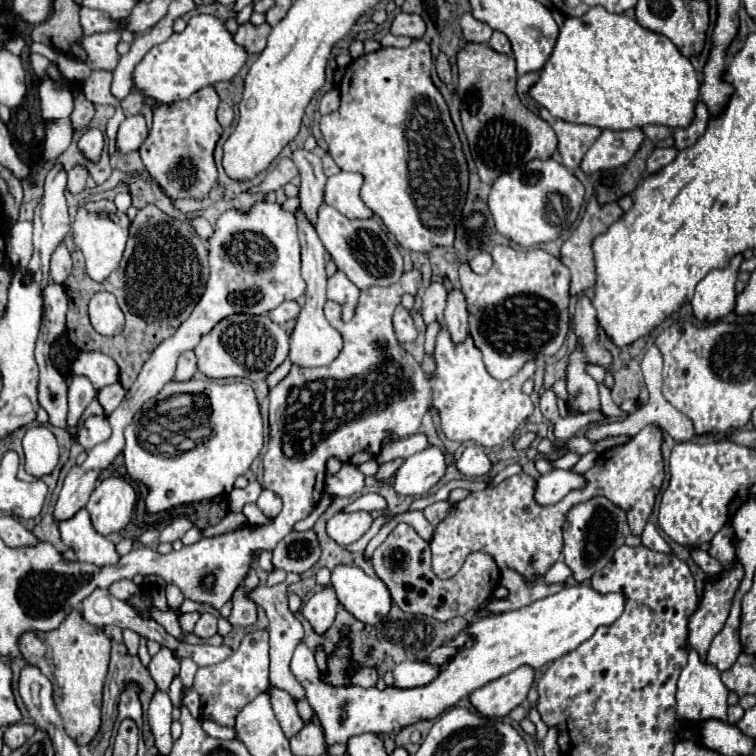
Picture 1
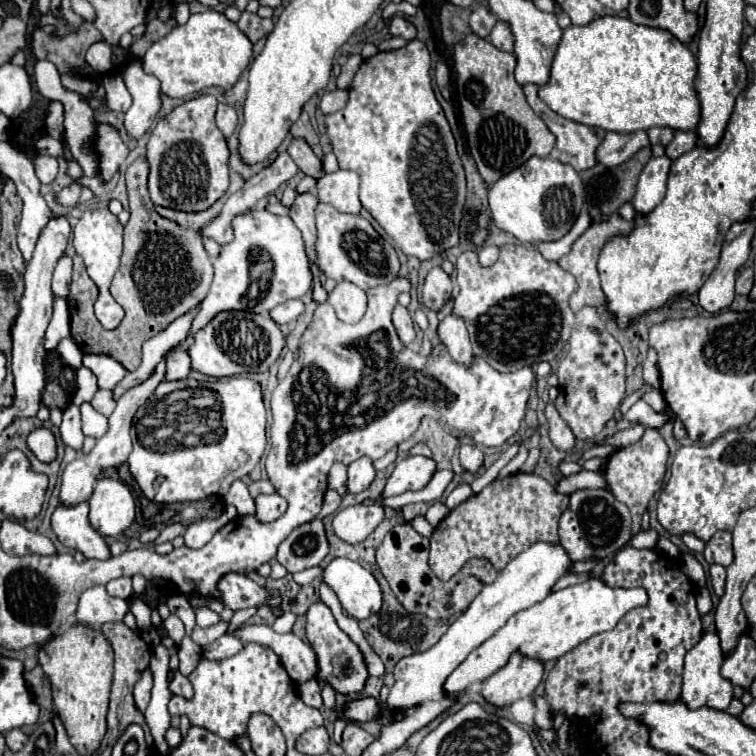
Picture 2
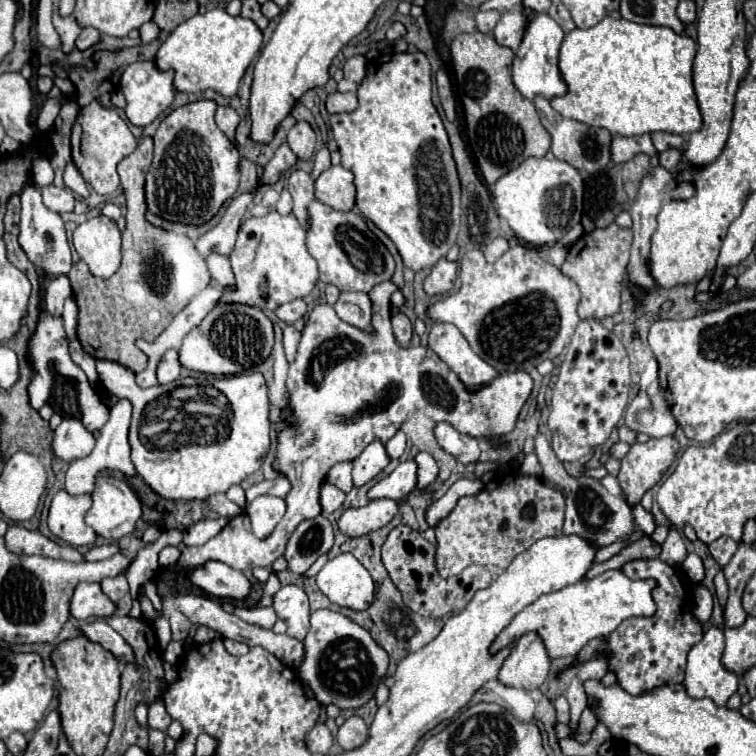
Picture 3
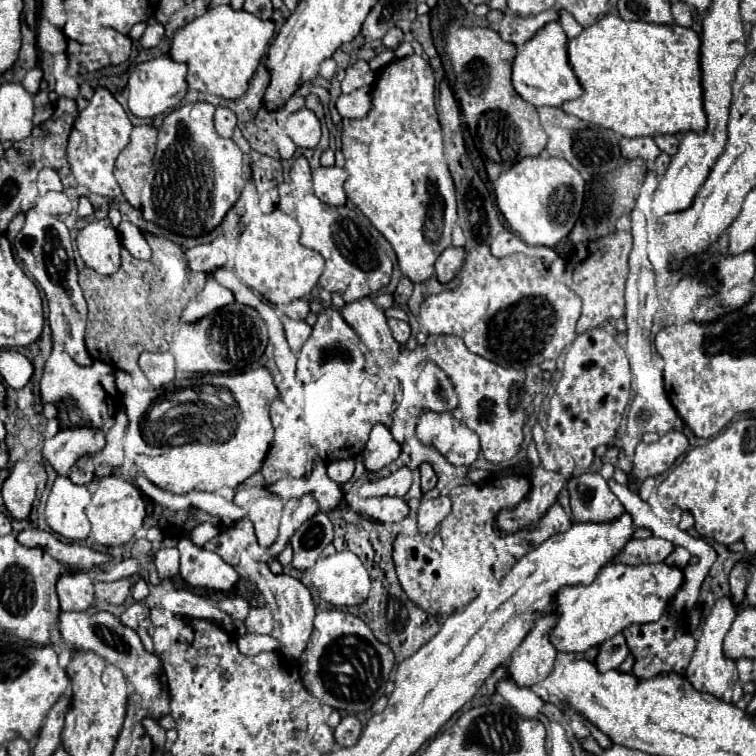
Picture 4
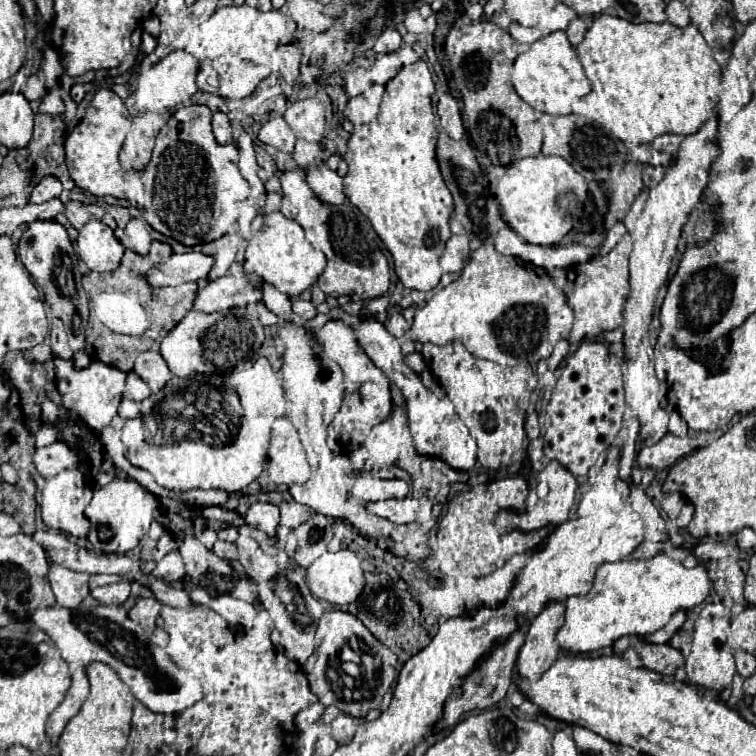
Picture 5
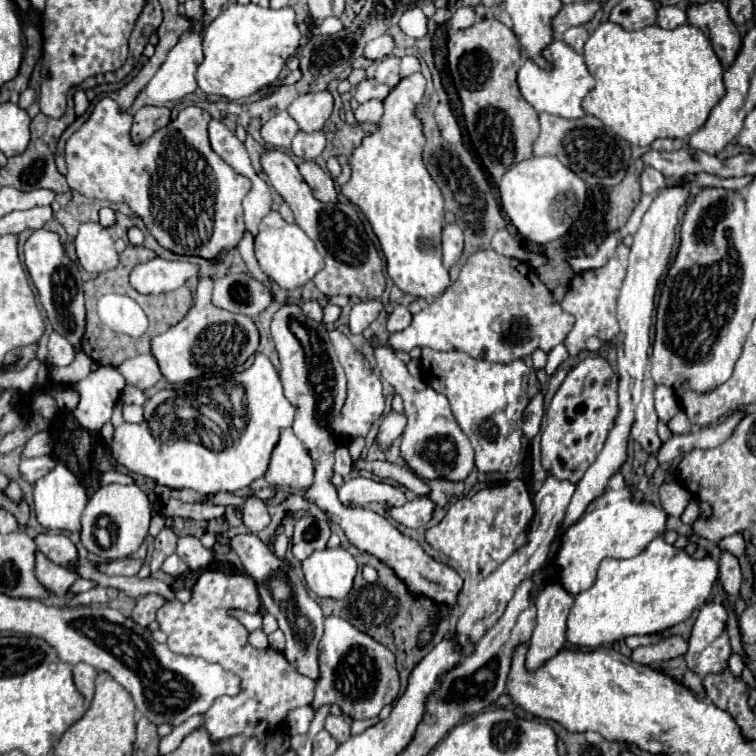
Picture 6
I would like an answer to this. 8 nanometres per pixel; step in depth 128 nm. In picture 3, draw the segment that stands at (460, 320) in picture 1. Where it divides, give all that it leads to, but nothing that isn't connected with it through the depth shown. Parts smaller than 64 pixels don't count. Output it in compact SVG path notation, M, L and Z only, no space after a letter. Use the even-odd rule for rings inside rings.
M434 324L428 334L428 346L460 376L470 390L480 388L480 384L486 384L498 376L498 370L494 370L470 348L468 340L454 324Z

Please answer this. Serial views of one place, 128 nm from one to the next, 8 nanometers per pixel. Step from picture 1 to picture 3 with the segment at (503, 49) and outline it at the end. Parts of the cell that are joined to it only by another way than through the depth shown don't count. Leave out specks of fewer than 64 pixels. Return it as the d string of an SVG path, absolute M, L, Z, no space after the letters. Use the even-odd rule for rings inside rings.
M512 8L508 12L502 14L502 18L498 20L496 28L494 28L494 40L500 46L512 48L514 52L520 46L522 34L524 34L524 26L526 26L526 16L520 8Z

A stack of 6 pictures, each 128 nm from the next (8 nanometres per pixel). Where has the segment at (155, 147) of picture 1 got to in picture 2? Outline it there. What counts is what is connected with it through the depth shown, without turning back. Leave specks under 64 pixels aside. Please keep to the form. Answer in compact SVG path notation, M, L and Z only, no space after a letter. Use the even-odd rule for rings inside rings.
M200 94L182 102L168 116L158 120L146 144L146 160L150 164L148 190L154 204L160 204L160 200L172 200L174 210L200 212L226 192L228 148L224 134L214 124L216 104L218 100L212 94Z

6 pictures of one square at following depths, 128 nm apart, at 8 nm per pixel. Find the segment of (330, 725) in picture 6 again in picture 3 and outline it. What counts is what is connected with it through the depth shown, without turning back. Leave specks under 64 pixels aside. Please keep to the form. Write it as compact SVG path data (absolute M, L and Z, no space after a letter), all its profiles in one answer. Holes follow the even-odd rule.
M352 716L340 726L336 740L344 750L354 750L368 740L368 726L360 716Z

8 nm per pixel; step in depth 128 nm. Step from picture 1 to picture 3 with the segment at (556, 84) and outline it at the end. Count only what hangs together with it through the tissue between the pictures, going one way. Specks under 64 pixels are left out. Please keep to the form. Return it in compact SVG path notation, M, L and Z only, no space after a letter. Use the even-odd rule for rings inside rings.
M606 16L592 28L574 28L564 36L558 66L562 72L562 80L566 82L566 94L552 98L550 104L564 118L606 128L616 136L640 136L658 130L690 134L702 128L702 116L692 86L694 56L696 44L686 34L678 36L664 26L646 26L624 18Z

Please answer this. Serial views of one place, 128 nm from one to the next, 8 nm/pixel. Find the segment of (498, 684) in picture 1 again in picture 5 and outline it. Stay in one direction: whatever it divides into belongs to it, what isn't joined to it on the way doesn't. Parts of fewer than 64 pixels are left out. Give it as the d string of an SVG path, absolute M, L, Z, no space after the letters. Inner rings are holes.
M556 602L544 608L544 612L540 612L540 616L530 622L518 658L518 674L522 678L538 680L560 656L556 634L564 626L564 612L566 606Z

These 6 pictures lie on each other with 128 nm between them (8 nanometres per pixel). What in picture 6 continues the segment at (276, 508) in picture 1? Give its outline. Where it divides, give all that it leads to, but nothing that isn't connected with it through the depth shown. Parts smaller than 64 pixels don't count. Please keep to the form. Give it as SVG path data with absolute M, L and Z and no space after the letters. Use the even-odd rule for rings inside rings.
M248 498L246 500L242 518L244 518L244 526L252 534L258 534L260 530L264 530L270 524L270 514L266 510L266 504L262 500L258 500L258 498Z

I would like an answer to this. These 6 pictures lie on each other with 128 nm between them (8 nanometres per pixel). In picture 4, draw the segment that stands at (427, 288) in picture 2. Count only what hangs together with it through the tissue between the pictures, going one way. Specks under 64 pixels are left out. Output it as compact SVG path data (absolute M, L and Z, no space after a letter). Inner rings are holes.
M446 248L438 260L436 260L436 266L434 266L434 276L440 284L448 284L452 282L460 268L462 268L462 262L464 262L464 250L462 248Z

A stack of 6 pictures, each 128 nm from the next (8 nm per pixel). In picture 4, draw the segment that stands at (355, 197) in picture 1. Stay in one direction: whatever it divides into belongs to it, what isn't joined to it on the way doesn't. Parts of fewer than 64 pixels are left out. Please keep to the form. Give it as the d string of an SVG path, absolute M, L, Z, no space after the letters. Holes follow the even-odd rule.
M338 166L330 168L318 168L314 172L314 194L330 206L344 206L348 196L344 192L344 182L348 178L348 172Z

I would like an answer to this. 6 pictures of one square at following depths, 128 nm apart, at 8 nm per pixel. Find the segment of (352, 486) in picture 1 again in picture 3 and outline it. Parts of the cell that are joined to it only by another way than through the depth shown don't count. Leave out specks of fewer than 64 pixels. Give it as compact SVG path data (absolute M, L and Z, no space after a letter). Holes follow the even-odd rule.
M380 442L368 444L364 448L364 452L354 460L354 470L352 470L352 478L354 478L354 486L360 488L364 484L368 484L370 480L374 480L386 466L388 466L388 456L386 450Z

